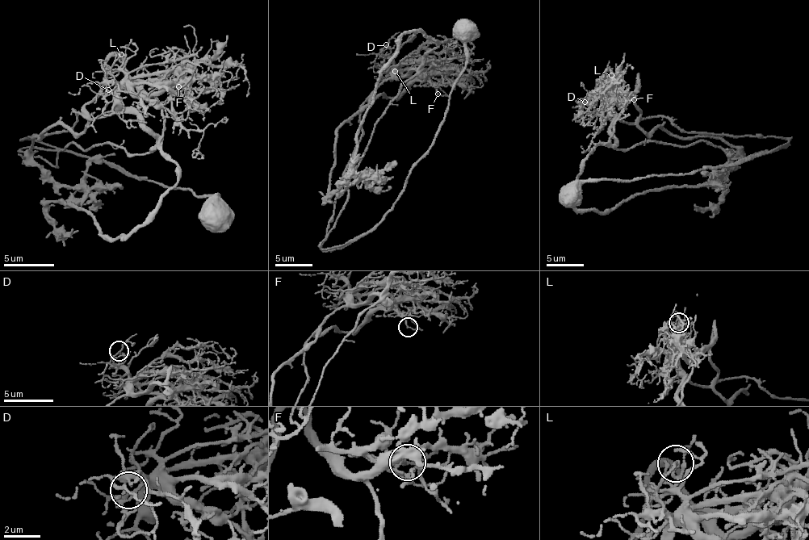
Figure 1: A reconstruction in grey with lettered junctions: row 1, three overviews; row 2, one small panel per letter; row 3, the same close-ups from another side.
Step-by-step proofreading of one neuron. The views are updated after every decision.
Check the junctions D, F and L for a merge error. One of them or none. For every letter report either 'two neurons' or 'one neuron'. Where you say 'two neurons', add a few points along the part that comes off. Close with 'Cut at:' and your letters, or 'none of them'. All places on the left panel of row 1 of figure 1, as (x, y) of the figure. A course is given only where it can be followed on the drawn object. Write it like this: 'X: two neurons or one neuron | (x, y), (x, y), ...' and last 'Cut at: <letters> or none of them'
D: one neuron
F: two neurons | (179, 87), (156, 100), (164, 136), (144, 152), (70, 143), (52, 165), (19, 150), (85, 156), (146, 176)
L: one neuron
Cut at: F

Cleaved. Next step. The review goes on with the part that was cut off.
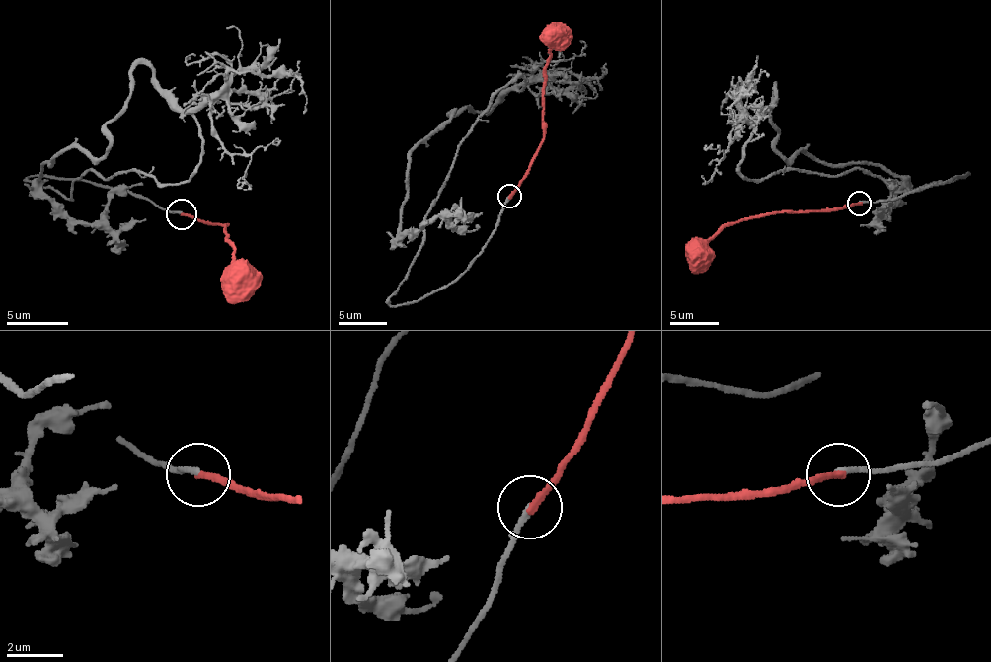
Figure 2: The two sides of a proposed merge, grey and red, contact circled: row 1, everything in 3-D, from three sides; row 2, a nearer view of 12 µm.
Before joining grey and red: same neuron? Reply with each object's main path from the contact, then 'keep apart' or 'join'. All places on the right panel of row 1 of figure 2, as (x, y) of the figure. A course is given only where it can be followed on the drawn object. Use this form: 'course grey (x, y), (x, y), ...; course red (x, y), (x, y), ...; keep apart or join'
course grey (859, 203), (966, 174), (745, 176), (774, 87), (784, 159), (897, 174), (880, 209), (889, 179); course red (859, 203), (802, 212), (767, 212), (728, 221), (707, 243), (704, 261), (690, 270); join

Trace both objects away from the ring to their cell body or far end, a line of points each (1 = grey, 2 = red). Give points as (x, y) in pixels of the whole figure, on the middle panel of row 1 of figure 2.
1: (508, 196), (463, 273), (391, 303), (461, 139), (523, 77), (410, 154), (400, 239), (439, 217), (480, 226)
2: (508, 196), (542, 139), (545, 65), (550, 41), (557, 27)

